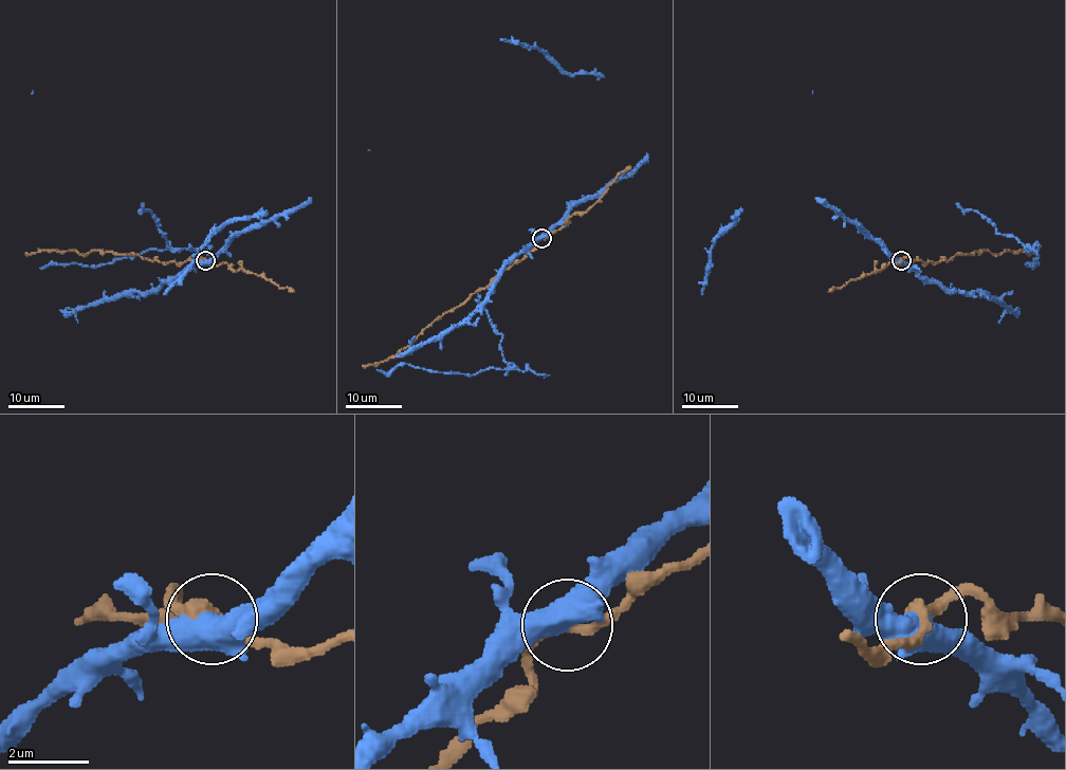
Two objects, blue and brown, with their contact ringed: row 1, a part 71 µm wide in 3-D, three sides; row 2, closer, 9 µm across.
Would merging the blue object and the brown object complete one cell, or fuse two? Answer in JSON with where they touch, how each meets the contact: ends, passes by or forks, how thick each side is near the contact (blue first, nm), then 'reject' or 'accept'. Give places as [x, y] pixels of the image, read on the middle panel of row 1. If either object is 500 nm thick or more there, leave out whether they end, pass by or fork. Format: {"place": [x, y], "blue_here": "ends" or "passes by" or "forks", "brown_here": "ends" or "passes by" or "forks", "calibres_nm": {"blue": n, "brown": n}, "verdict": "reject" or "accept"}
{"place": [541, 238], "blue_here": "forks", "brown_here": "passes by", "calibres_nm": {"blue": 440, "brown": 320}, "verdict": "accept"}

